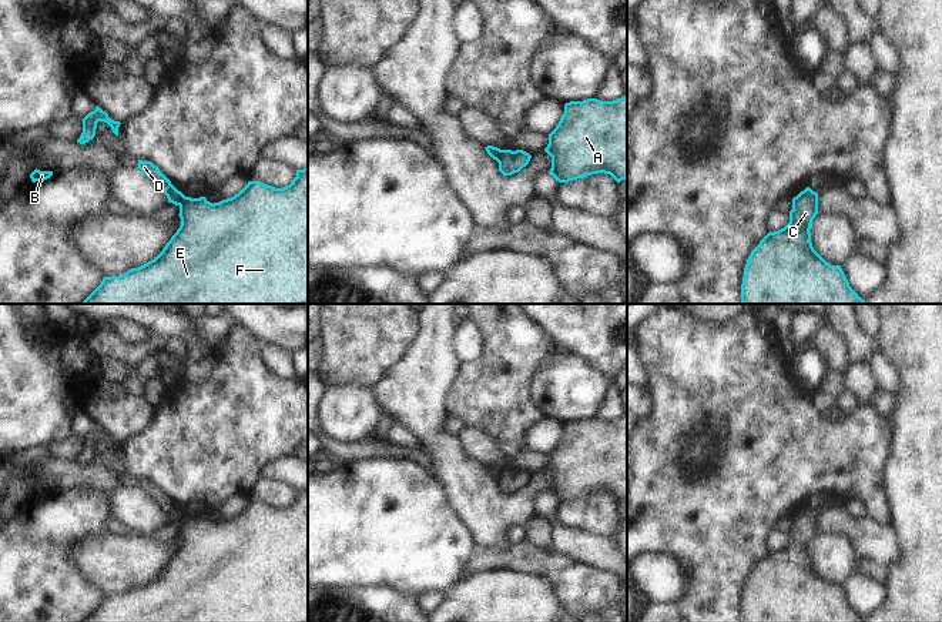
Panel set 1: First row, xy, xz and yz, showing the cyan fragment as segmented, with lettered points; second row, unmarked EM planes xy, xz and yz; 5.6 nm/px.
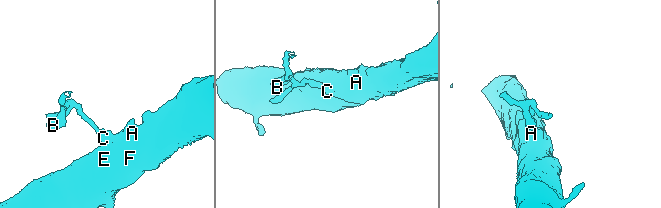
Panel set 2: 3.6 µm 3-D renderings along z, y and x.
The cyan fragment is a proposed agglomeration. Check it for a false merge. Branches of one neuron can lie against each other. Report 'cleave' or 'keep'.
cleave

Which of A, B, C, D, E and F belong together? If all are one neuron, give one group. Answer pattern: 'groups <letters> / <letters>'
groups A C E F / B D

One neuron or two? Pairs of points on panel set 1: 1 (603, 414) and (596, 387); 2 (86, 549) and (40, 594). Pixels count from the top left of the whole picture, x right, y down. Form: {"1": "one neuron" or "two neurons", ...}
{"1": "two neurons", "2": "two neurons"}

